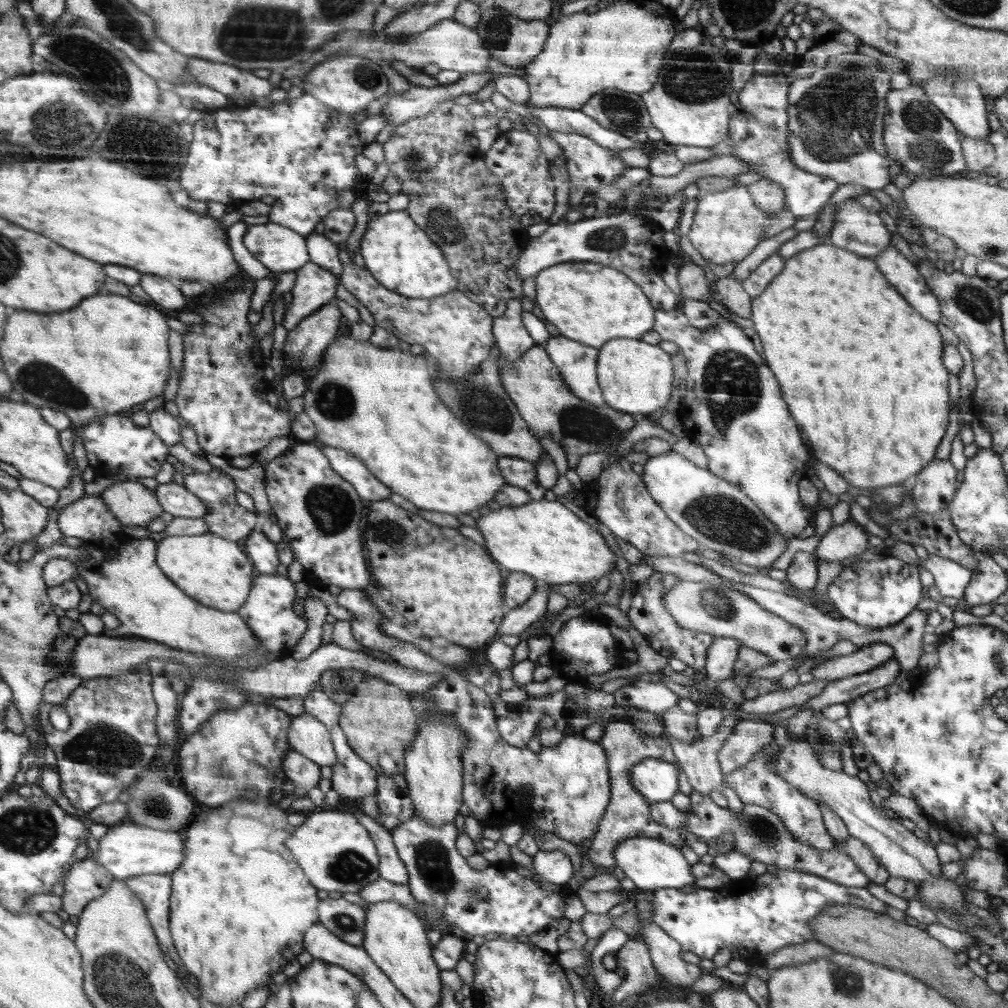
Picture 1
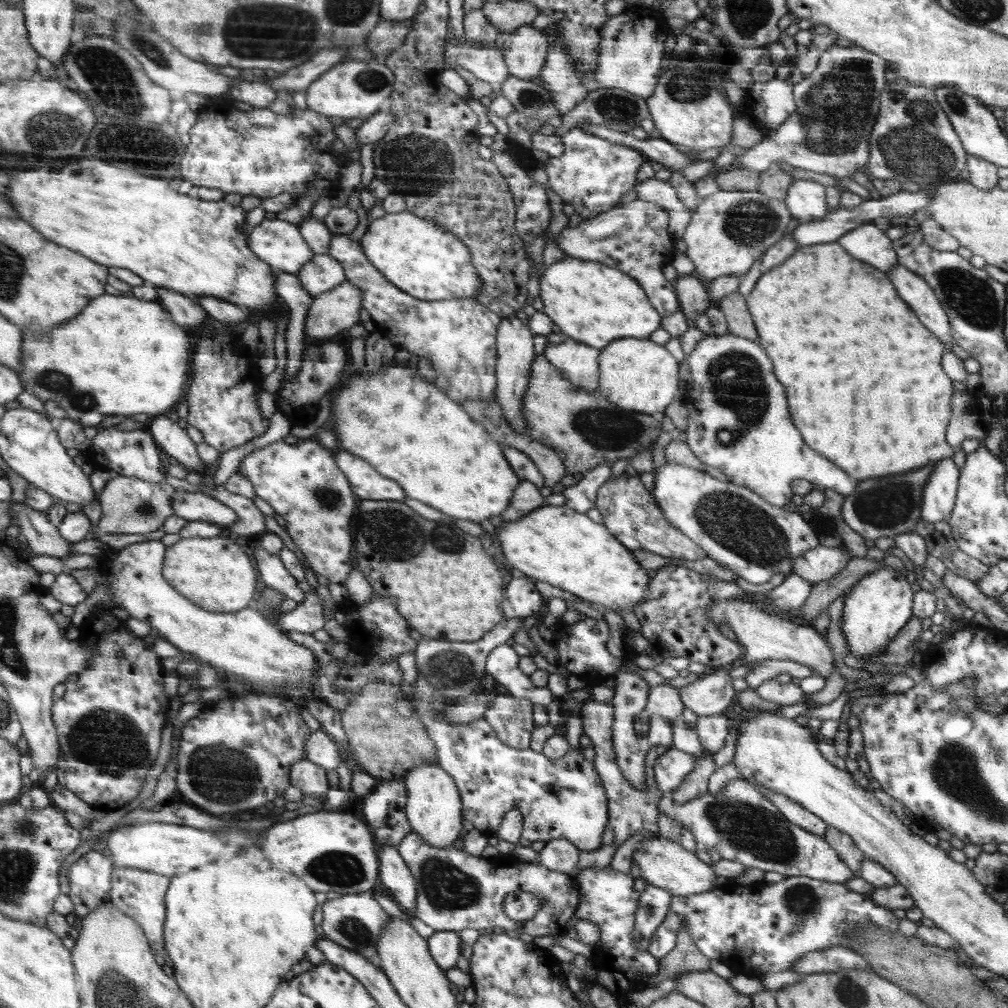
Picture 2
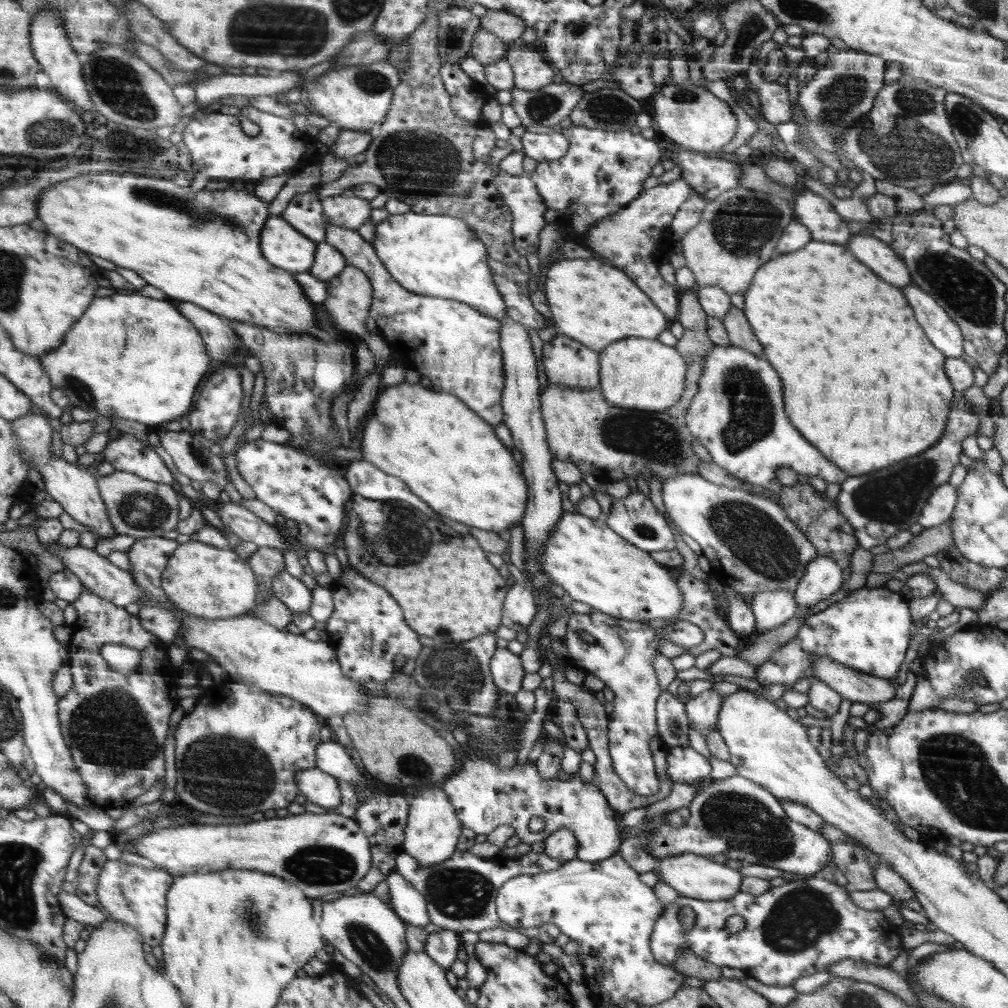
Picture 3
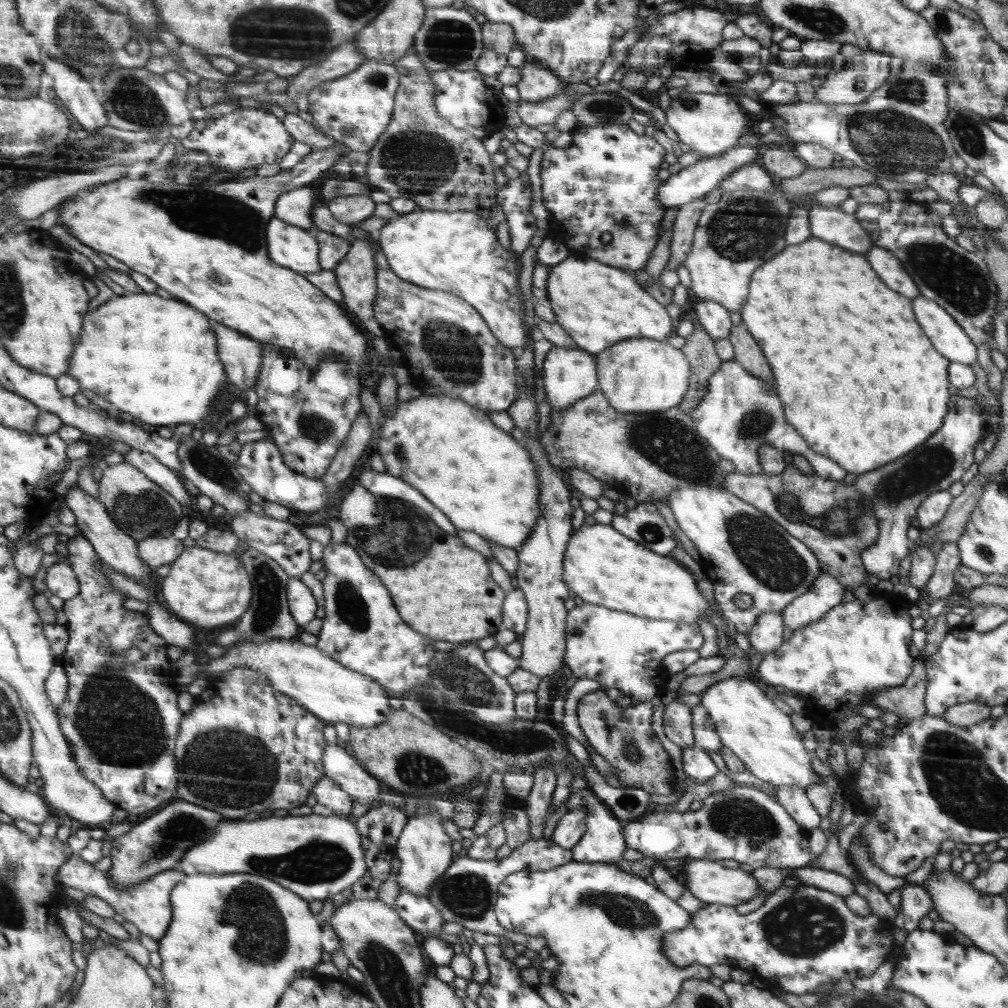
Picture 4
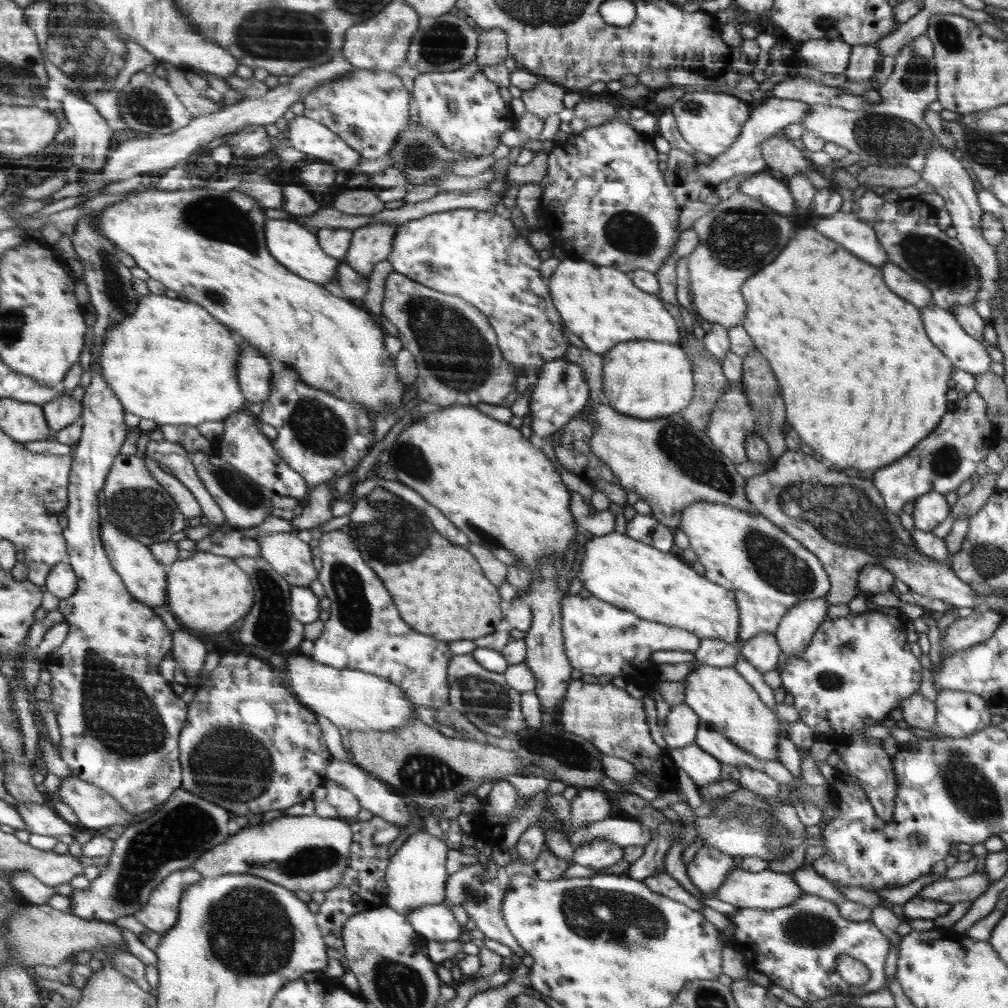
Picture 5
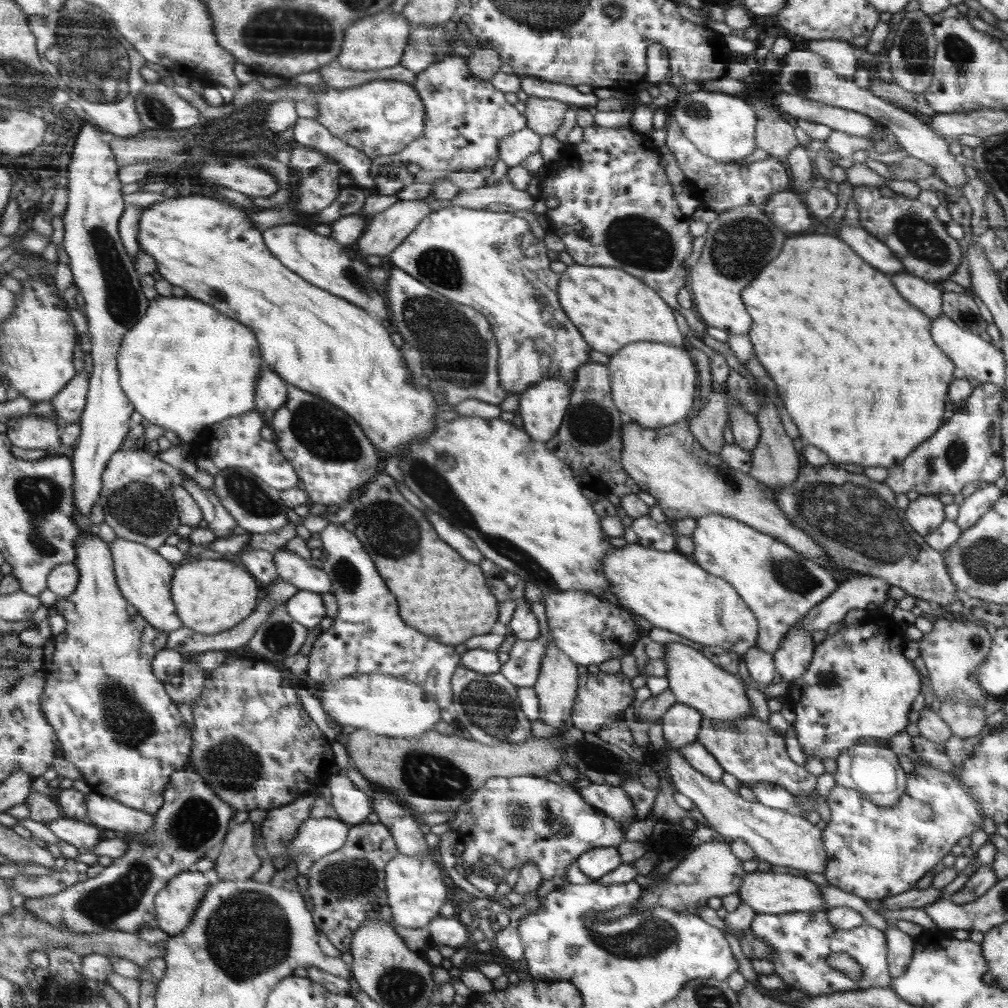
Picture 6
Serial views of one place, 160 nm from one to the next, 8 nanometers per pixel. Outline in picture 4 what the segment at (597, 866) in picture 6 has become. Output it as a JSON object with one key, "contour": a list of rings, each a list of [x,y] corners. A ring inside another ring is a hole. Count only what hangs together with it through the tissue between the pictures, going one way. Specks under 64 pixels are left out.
{"contour":[[[582,788],[576,793],[570,793],[567,798],[567,811],[584,807],[587,810],[588,827],[585,828],[585,834],[582,835],[580,842],[570,851],[573,853],[573,860],[585,863],[605,863],[617,862],[623,858],[622,852],[626,850],[625,835],[622,832],[622,824],[616,816],[613,815],[610,808],[598,797],[590,788]]]}

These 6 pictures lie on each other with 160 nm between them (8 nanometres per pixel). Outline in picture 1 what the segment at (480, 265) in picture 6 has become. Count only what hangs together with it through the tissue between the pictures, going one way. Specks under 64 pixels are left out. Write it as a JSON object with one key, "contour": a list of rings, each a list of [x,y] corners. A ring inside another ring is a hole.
{"contour":[[[405,210],[389,211],[387,214],[369,219],[359,249],[365,260],[365,269],[369,270],[380,284],[402,296],[411,299],[430,299],[448,294],[457,288],[457,277],[449,267],[445,253]]]}

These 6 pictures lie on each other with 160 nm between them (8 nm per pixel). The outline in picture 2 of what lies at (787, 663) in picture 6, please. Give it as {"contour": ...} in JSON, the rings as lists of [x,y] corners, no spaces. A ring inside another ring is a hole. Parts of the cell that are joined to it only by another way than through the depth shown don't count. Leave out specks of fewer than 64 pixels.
{"contour":[[[819,544],[793,562],[793,572],[814,587],[837,576],[850,562],[849,555],[850,550],[844,544],[837,548]],[[842,547],[849,553],[845,554]]]}

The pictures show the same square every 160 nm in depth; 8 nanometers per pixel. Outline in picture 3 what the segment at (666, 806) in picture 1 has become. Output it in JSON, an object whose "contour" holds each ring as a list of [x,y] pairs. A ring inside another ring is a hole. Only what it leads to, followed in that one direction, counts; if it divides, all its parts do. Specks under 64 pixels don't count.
{"contour":[[[740,775],[715,780],[698,791],[689,804],[690,817],[682,830],[663,824],[650,834],[647,850],[657,859],[683,852],[709,857],[727,854],[727,858],[771,866],[802,876],[818,876],[832,862],[832,843],[821,833],[808,829],[786,816],[784,803],[757,781]]]}

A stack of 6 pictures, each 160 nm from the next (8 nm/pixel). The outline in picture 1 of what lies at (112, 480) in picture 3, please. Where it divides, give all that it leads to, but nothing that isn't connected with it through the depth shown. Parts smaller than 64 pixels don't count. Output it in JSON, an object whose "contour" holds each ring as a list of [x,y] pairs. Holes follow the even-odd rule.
{"contour":[[[136,480],[116,483],[108,487],[102,495],[125,526],[148,528],[164,510],[155,490],[147,488]]]}

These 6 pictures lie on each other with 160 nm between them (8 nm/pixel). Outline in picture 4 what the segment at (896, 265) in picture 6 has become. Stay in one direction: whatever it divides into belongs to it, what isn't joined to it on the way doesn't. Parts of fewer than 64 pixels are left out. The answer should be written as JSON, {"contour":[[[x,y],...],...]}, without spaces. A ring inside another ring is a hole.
{"contour":[[[815,201],[809,211],[809,223],[816,238],[850,248],[850,252],[866,254],[873,247],[873,239],[865,227],[838,207],[818,205]]]}

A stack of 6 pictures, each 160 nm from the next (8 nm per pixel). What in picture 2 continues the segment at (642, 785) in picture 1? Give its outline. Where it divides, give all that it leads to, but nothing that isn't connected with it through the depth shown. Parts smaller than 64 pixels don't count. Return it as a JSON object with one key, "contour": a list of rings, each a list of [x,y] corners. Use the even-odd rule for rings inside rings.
{"contour":[[[674,747],[668,748],[654,764],[653,782],[664,795],[668,795],[684,782],[684,778],[694,770],[694,767],[694,755],[676,750]]]}

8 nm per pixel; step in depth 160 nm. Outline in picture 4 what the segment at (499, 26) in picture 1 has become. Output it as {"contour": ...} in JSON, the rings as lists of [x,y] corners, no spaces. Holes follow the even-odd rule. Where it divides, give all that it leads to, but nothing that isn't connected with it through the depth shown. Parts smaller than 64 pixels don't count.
{"contour":[[[529,62],[520,66],[522,79],[516,85],[520,93],[520,101],[540,103],[564,94],[567,84],[562,84],[556,74],[549,69],[541,68],[540,65],[534,65]]]}

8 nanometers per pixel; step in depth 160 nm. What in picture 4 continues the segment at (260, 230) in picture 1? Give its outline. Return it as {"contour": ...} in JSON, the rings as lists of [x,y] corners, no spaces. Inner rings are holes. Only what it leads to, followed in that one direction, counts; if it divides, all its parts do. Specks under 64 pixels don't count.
{"contour":[[[275,217],[269,226],[269,255],[276,264],[306,274],[320,272],[320,242],[299,226]]]}

